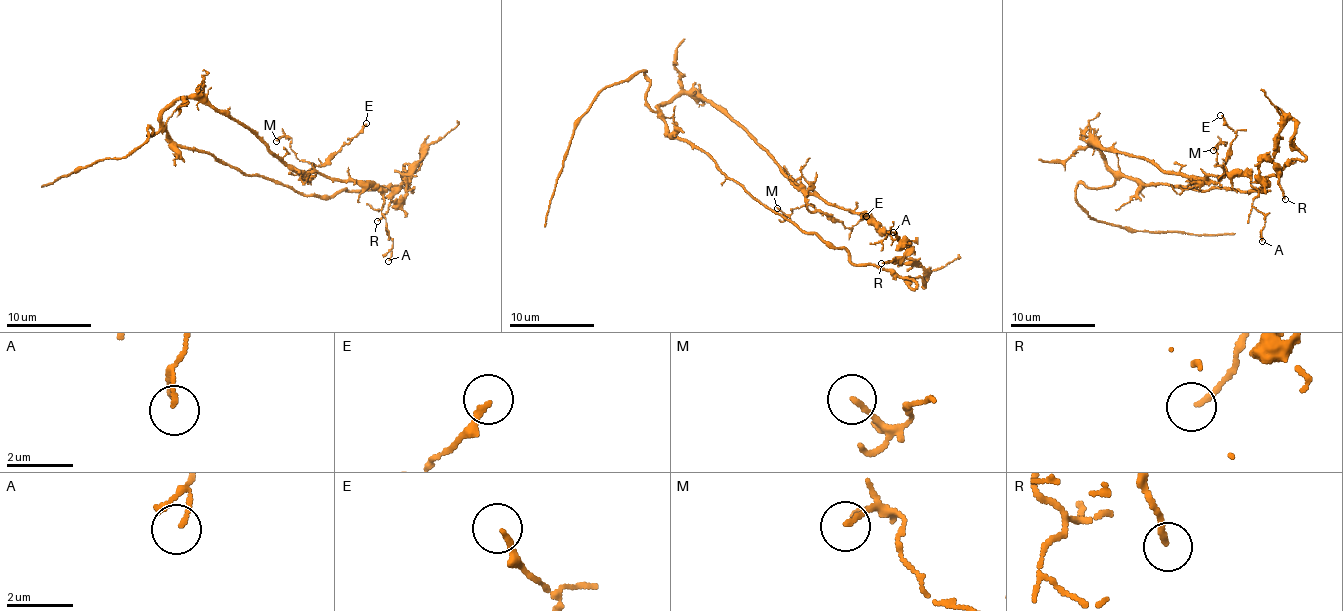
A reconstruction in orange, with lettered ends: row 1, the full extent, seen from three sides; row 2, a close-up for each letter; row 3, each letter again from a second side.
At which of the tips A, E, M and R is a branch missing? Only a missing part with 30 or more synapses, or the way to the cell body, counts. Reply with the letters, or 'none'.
none

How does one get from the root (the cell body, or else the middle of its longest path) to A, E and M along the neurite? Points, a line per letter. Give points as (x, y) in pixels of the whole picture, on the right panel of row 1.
A: (1149, 185), (1118, 174), (1092, 142), (1188, 177), (1240, 171), (1257, 192), (1253, 206), (1264, 215), (1262, 241)
E: (1149, 185), (1118, 174), (1092, 142), (1147, 158), (1166, 172), (1216, 183), (1235, 140), (1235, 132), (1220, 115)
M: (1149, 185), (1118, 174), (1092, 142), (1208, 183), (1216, 183), (1223, 173), (1214, 166), (1220, 143), (1213, 150)

